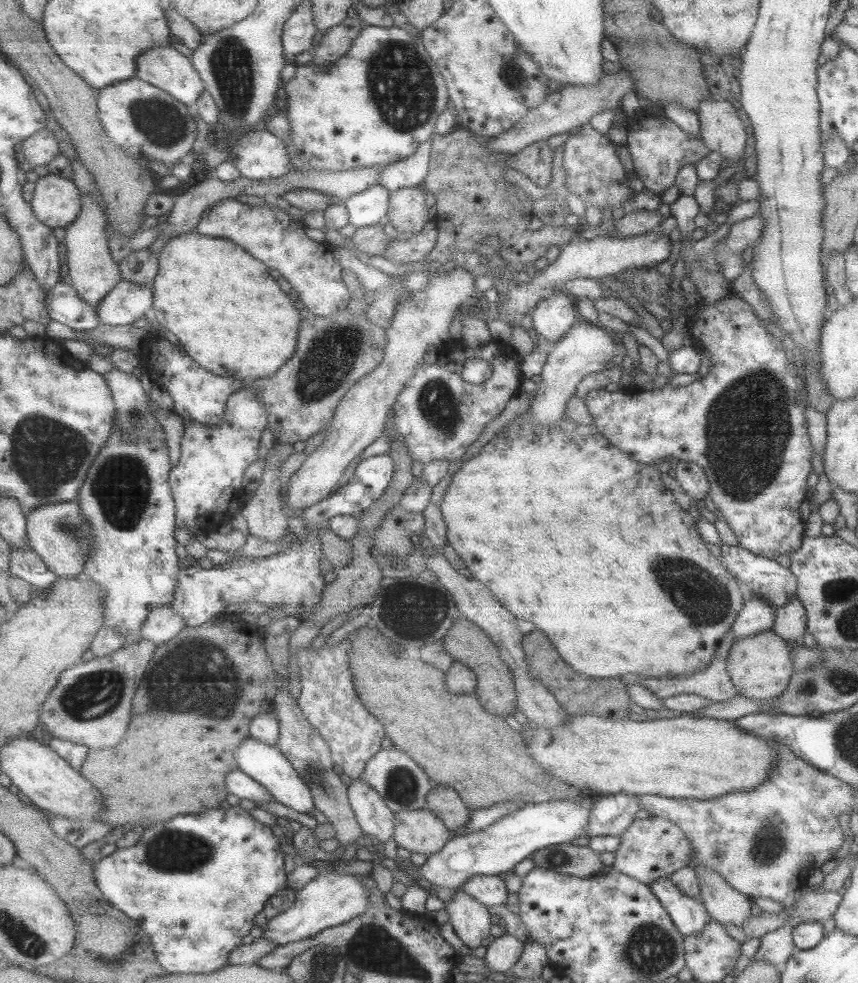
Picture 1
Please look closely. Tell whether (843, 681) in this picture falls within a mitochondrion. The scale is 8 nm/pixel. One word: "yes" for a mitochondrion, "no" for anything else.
yes

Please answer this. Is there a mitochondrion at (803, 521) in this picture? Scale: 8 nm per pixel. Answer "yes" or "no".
no

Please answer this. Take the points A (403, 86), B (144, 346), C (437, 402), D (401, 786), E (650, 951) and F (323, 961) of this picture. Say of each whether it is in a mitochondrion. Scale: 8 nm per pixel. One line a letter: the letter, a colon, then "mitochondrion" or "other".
A: mitochondrion
B: other
C: mitochondrion
D: mitochondrion
E: mitochondrion
F: mitochondrion

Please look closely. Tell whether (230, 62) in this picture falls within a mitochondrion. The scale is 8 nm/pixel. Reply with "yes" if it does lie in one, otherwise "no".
yes

